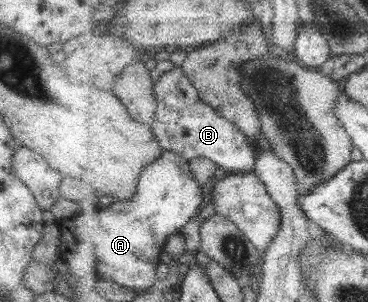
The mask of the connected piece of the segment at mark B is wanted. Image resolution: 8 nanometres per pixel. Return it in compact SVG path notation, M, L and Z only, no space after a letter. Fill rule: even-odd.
M174 66L154 82L155 97L157 98L157 113L151 124L153 133L159 140L163 150L176 152L186 160L209 158L228 171L254 172L257 161L257 144L250 140L231 120L224 118L216 108L210 106L200 95L193 82L186 76L181 66Z

